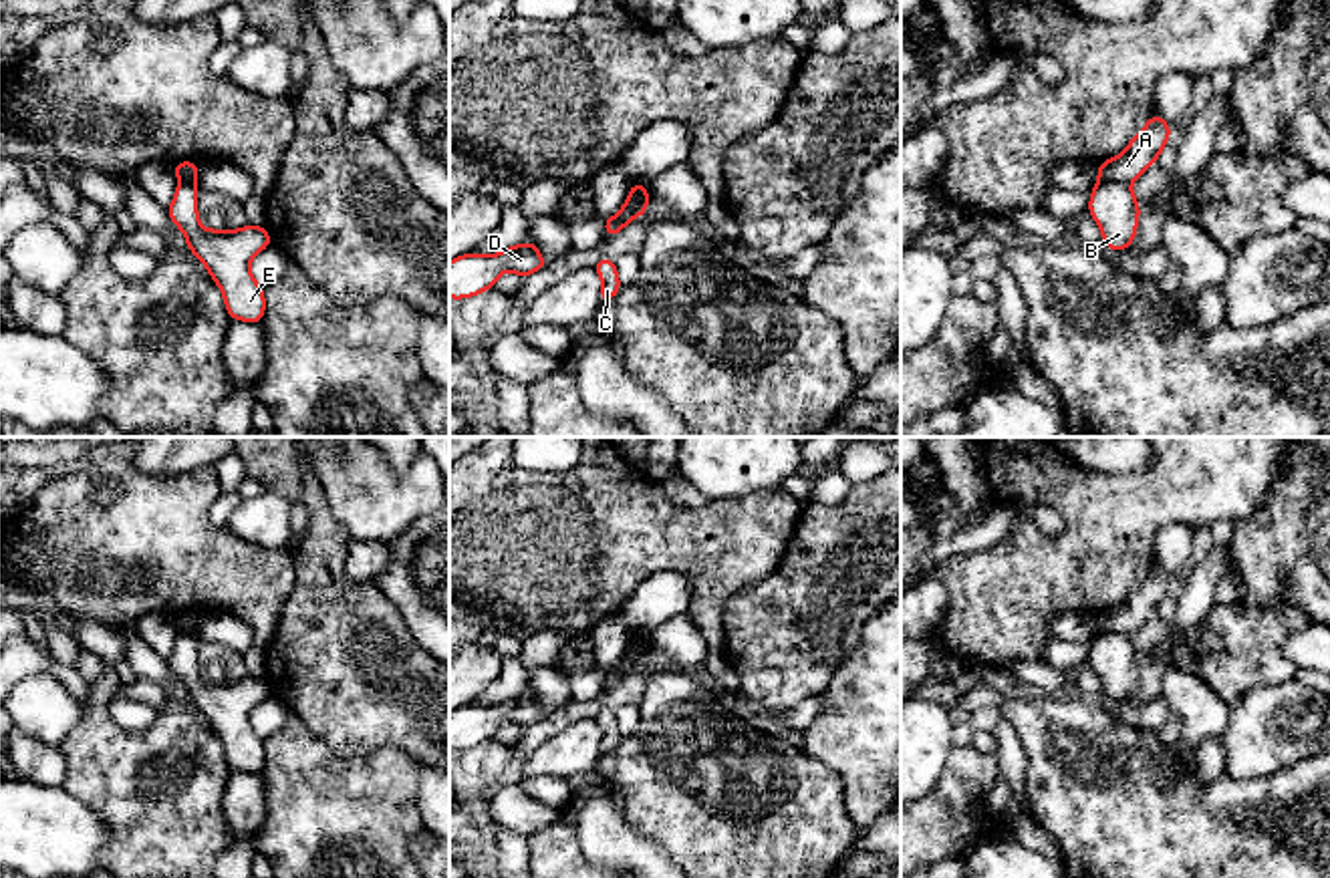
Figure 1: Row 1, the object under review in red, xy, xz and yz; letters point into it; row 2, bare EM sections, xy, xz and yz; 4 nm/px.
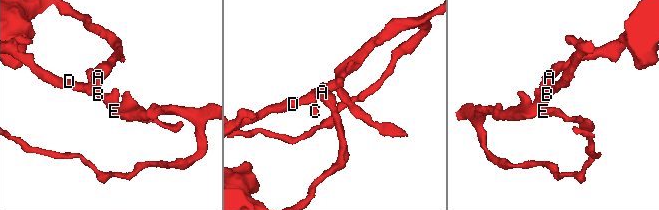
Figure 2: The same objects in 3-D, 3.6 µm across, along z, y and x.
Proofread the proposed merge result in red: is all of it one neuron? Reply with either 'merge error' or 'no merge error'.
merge error

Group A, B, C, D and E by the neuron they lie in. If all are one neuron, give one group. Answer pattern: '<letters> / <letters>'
A / B C D E

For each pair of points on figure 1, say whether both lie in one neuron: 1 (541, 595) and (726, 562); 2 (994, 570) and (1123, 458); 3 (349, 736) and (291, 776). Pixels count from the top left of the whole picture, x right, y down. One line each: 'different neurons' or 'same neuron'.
1: same neuron
2: different neurons
3: different neurons

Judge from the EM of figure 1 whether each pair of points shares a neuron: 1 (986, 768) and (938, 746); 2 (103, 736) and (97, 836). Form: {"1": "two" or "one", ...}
{"1": "two", "2": "two"}

